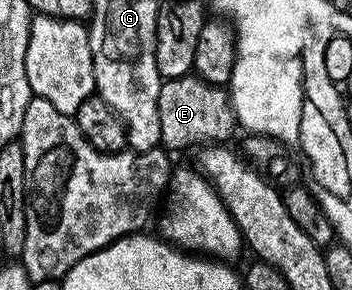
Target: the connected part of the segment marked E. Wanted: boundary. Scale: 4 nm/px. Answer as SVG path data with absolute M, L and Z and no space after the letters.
M196 73L162 82L159 89L159 133L162 148L173 152L181 151L184 147L197 149L202 145L225 145L236 131L239 131L237 114L225 87L211 85Z

